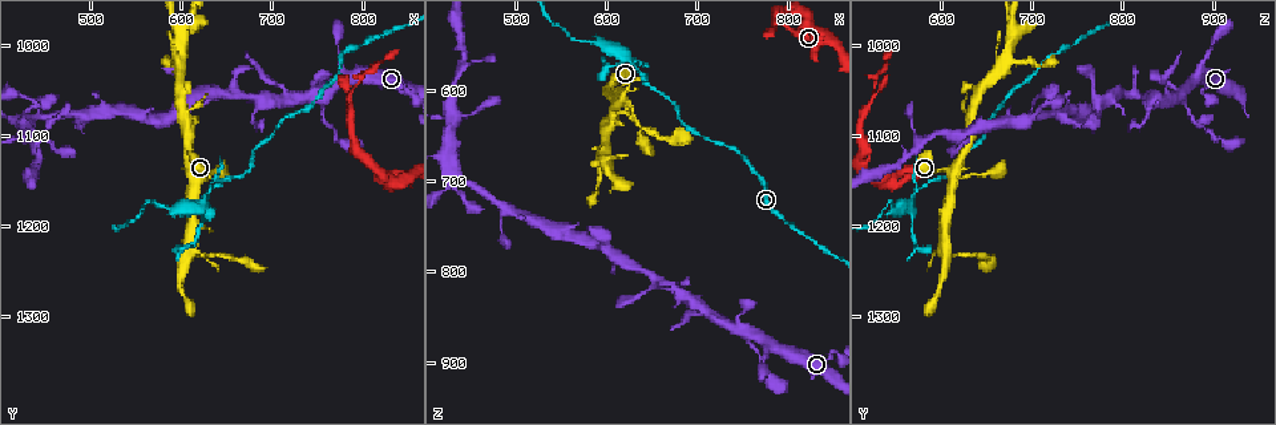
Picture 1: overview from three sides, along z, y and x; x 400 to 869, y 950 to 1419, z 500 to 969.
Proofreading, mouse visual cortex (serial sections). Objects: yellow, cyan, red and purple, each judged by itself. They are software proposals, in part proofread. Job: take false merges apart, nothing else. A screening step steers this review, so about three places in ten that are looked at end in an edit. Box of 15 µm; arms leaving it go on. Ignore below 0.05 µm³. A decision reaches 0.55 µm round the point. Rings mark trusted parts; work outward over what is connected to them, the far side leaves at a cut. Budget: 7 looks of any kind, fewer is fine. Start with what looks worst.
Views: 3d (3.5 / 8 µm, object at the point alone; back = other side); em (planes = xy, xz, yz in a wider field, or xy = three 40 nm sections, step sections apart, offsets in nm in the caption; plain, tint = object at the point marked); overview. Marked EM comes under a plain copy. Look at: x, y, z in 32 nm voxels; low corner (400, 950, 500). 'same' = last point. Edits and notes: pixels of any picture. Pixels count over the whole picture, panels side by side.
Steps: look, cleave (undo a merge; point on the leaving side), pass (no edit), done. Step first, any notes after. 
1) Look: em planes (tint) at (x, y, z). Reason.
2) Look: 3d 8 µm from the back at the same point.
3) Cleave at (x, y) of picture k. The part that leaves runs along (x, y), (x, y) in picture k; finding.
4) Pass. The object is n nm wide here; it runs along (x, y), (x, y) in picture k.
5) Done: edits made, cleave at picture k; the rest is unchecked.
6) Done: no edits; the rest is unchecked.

Look: 3d 3.5 µm from the back at (620, 1175, 565). Narrows sharply.

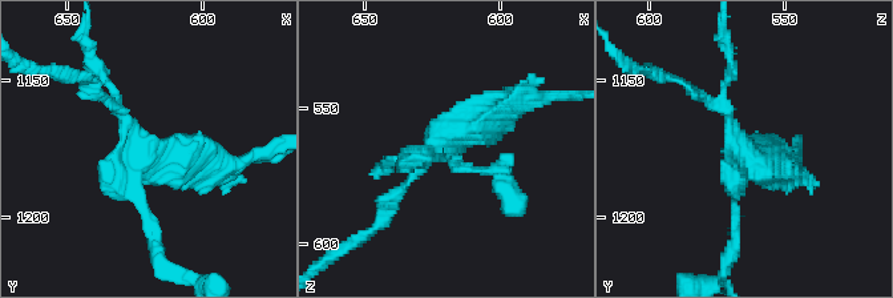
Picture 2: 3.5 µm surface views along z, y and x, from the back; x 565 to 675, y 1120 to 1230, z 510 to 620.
Look: em xy step 2 (tint) at (622, 1178, 563).

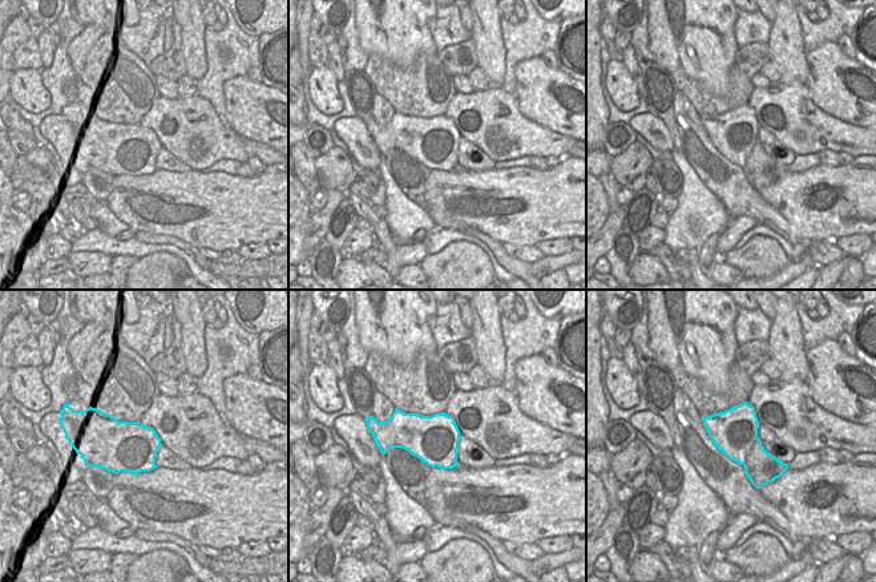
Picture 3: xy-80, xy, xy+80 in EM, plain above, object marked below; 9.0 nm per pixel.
Cleave at (148, 221) of picture 2. A border runs along (757, 437), (742, 464) in picture 3; two cells meet here.

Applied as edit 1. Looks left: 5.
Look: 3d 3.5 µm at (435, 1085, 695).

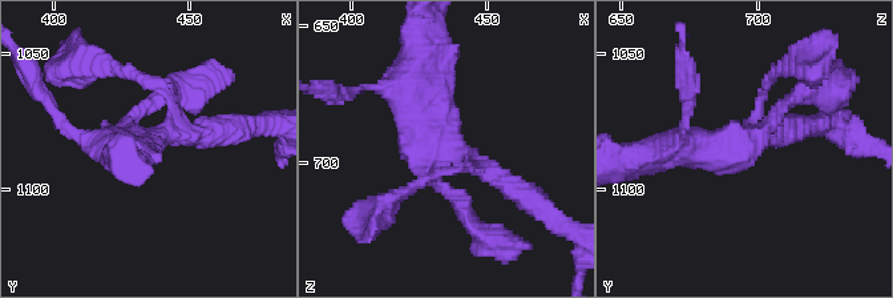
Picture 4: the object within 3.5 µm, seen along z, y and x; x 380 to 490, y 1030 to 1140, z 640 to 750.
Look: em planes (tint) at (432, 1082, 695). Shape alone is not enough.

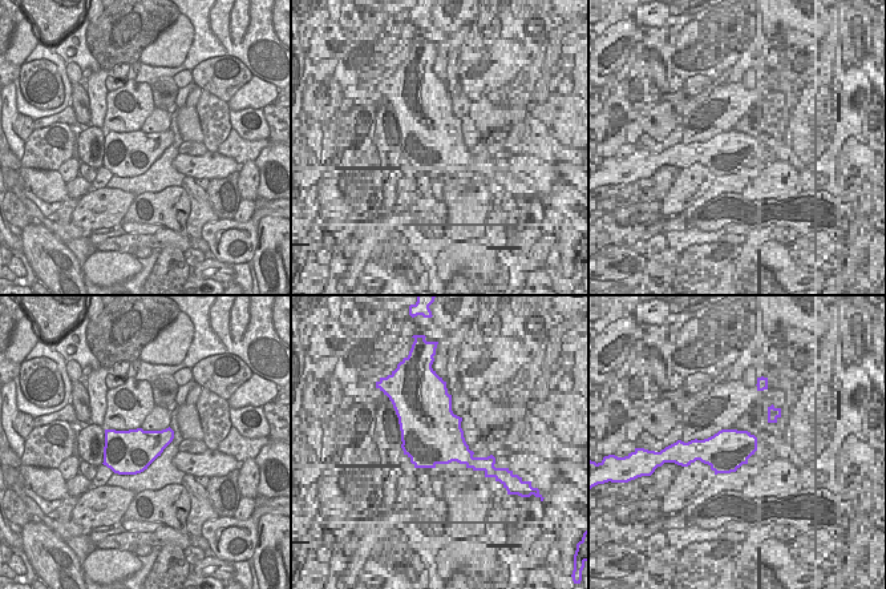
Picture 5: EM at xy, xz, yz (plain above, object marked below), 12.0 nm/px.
Pass. 4 arms meet here; the arms are 150, 150, 250, 450 nm wide; it runs along (516, 192), (423, 133), (413, 68) in picture 4; one cell here.

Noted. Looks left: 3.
Look: 3d 8 µm at (620, 1150, 610). Four-way junction.

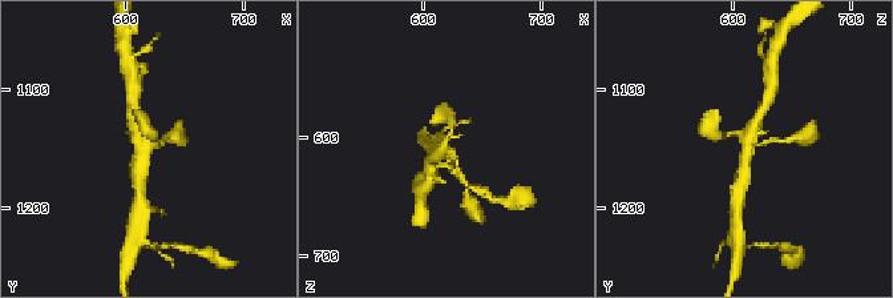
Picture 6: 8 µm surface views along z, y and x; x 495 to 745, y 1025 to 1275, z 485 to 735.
Look: 3d 3.5 µm at (616, 1146, 612). Closer look.

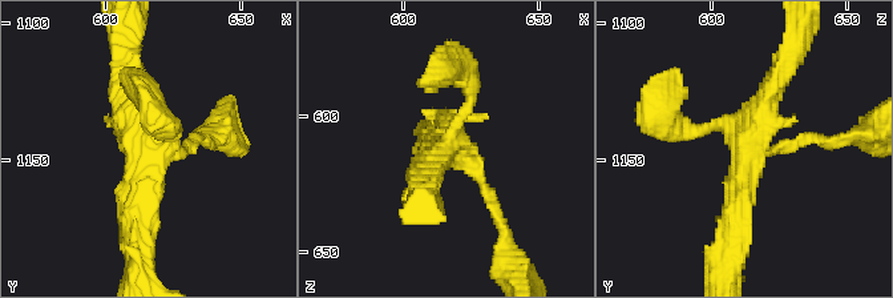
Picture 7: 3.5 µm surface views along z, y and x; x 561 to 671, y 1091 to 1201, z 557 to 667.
Look: em xy step 2 (tint) at (616, 1146, 611). 4 arms meet here; the arms are 150, 200, 300, 300 nm wide.

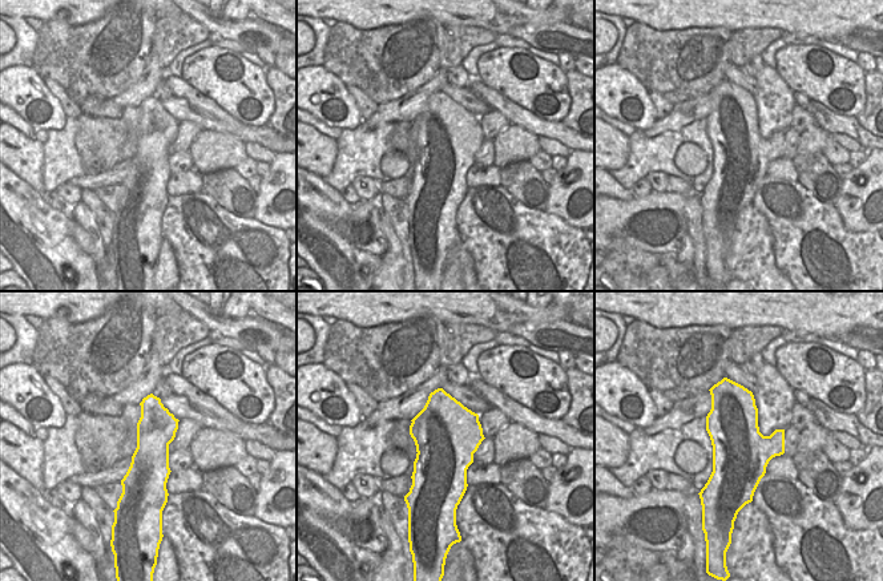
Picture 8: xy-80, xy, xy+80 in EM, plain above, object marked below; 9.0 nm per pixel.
Pass. All the same cell.

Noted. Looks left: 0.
Done: edits made, cleave at picture 2; the rest is unchecked.

